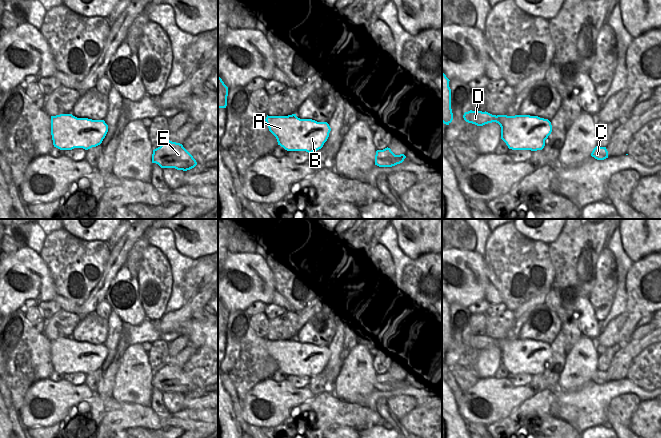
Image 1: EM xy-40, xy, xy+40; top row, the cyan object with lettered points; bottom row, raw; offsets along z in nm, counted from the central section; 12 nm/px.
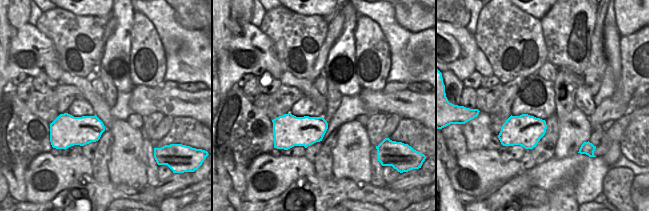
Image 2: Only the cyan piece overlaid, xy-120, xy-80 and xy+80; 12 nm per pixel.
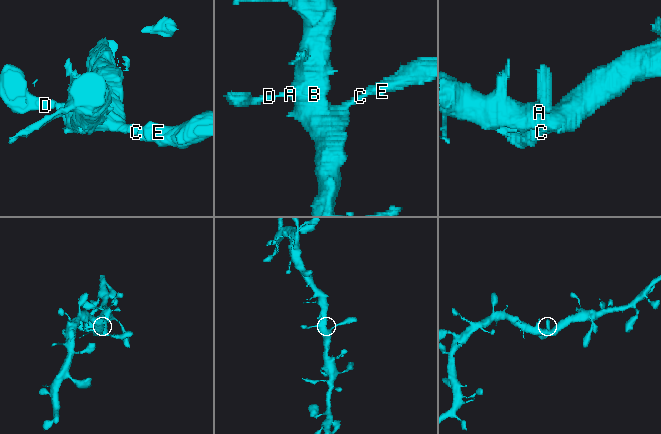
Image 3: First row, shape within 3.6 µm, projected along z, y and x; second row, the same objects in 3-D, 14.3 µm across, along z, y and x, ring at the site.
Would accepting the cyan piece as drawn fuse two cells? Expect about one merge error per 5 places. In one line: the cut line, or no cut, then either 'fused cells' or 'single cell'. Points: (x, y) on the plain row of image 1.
no cut; single cell

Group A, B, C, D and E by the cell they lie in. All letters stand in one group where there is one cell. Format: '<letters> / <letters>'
A B C D E

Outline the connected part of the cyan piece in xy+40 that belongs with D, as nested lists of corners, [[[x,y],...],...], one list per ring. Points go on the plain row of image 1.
[[[482,335],[465,336],[466,346],[483,350],[496,346],[501,351],[501,363],[512,374],[542,374],[545,364],[552,356],[552,349],[548,343],[530,339],[492,339]]]

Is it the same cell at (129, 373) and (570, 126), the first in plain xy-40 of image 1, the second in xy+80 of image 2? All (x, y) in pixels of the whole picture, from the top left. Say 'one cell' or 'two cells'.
one cell

